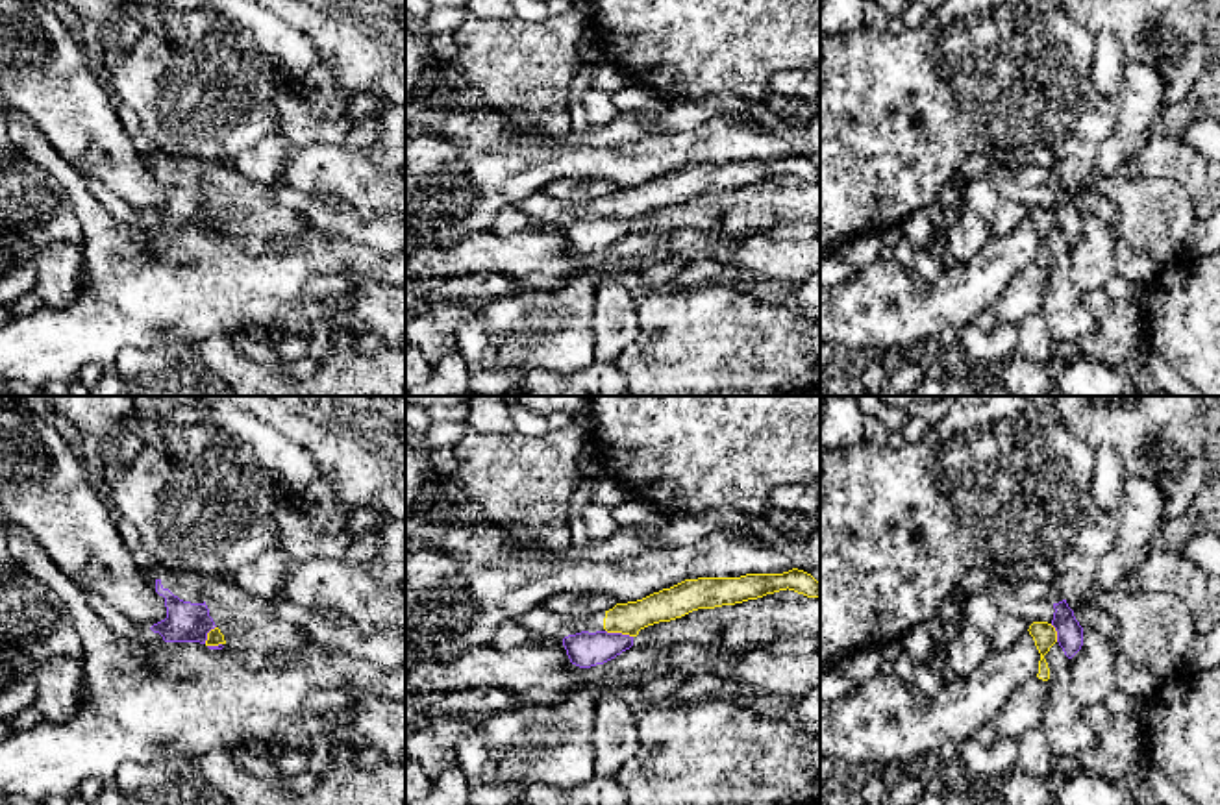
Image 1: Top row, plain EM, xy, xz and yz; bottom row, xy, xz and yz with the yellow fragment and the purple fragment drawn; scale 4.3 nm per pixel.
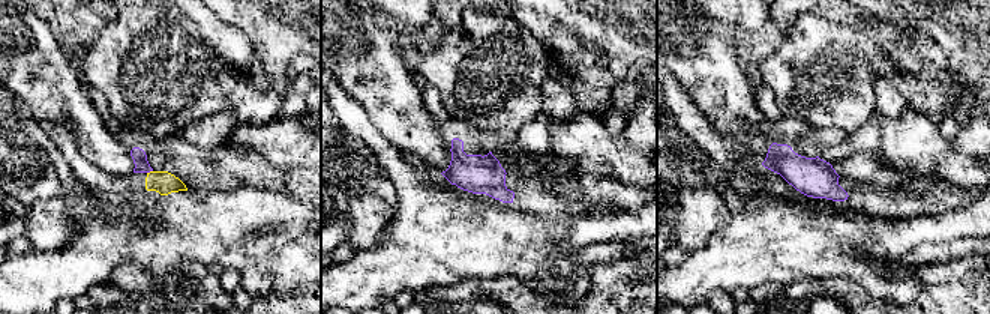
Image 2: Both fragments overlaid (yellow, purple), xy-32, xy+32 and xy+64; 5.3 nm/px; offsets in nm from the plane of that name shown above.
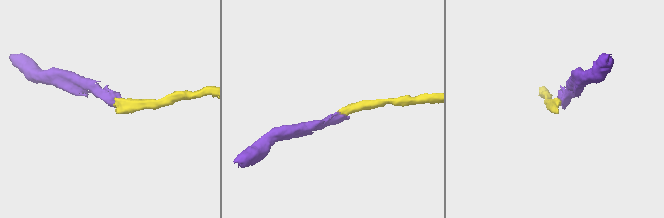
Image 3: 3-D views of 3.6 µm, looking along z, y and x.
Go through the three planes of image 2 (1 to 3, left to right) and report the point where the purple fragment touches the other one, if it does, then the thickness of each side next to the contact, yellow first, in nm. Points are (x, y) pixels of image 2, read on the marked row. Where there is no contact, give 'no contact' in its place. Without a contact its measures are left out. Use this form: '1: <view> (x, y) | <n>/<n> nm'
1: xy-32 (150, 172) | 120/80 nm
2: no contact
3: no contact

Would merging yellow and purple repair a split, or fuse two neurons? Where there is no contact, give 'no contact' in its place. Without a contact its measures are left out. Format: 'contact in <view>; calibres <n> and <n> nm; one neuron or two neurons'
contact in xy; calibres 70 and 180 nm; two neurons

